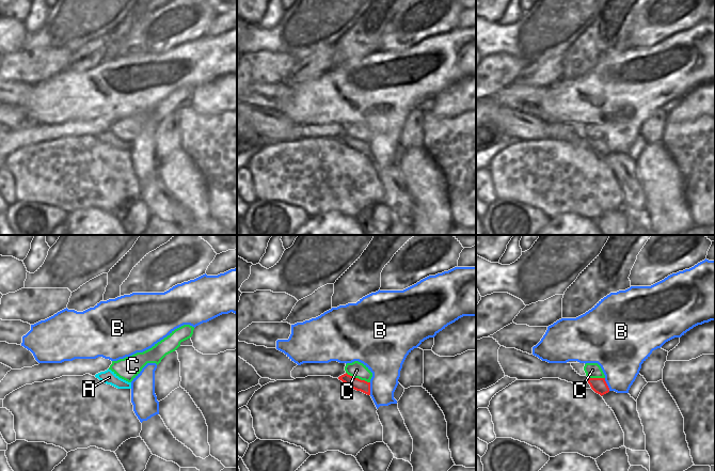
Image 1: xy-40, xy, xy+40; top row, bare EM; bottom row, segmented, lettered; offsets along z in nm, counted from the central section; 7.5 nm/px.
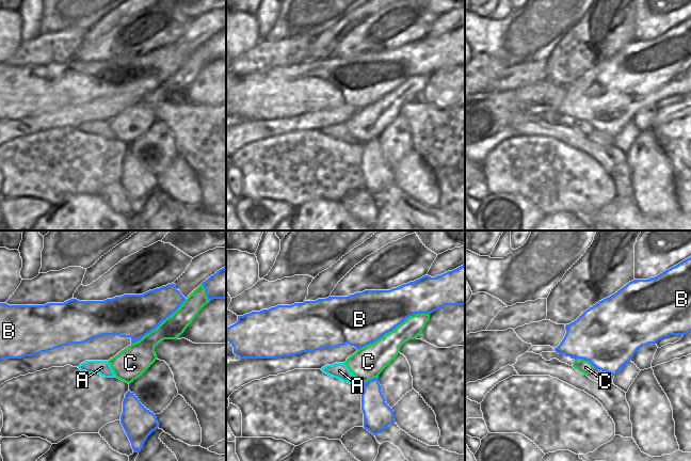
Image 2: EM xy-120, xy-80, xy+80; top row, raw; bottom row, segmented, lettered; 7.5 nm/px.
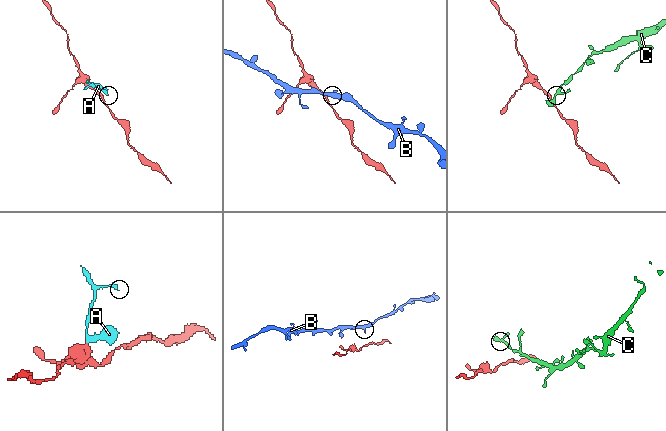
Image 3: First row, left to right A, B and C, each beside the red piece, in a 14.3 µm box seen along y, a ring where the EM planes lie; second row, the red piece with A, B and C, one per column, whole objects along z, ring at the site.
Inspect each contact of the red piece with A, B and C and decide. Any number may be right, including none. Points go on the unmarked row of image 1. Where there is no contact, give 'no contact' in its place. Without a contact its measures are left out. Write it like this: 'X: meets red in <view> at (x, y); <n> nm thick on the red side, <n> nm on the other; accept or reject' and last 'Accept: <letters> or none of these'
A: no contact; reject
B: meets red in xy at (369, 150); 90 nm thick on the red side, 260 nm on the other; reject
C: meets red in xy at (358, 139); 90 nm thick on the red side, 120 nm on the other; reject
Accept: none of these

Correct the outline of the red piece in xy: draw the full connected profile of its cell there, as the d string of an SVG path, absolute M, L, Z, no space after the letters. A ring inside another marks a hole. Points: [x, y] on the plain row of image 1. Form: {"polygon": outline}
{"polygon": "M347 134L338 138L339 141L341 141L345 145L348 147L361 152L367 156L370 156L370 143L367 143L365 141L361 141L359 139L354 139Z"}

